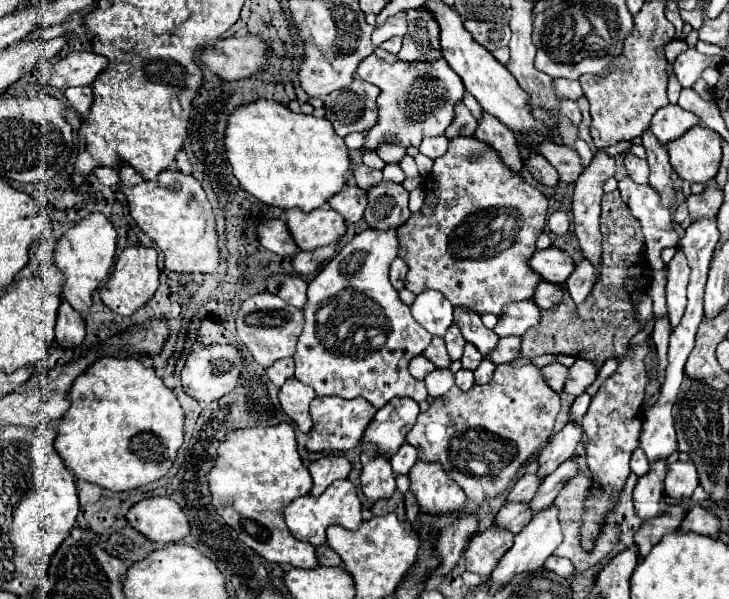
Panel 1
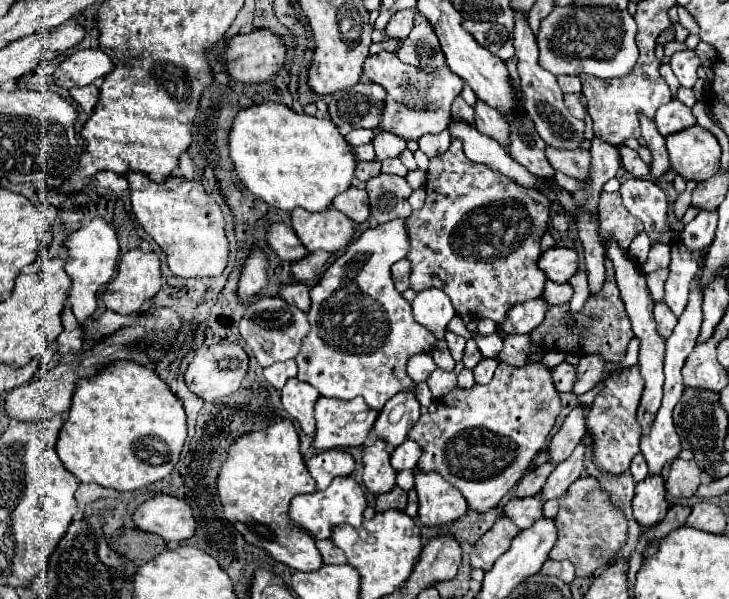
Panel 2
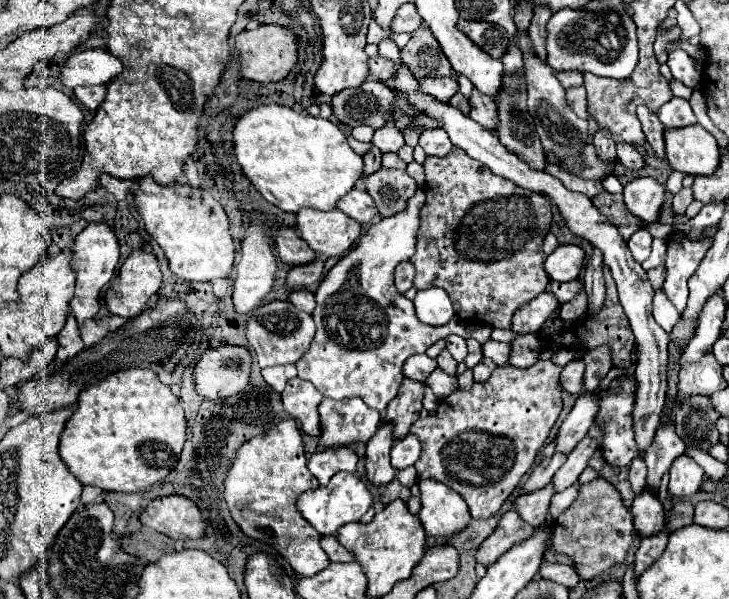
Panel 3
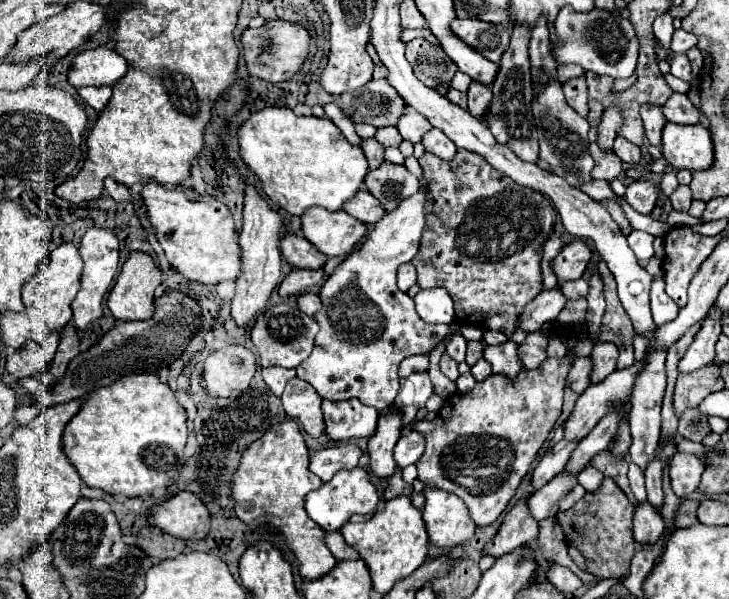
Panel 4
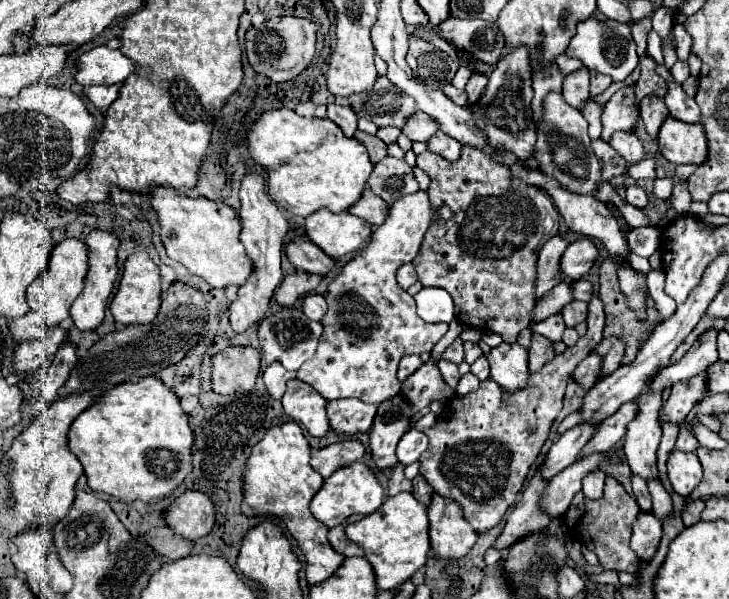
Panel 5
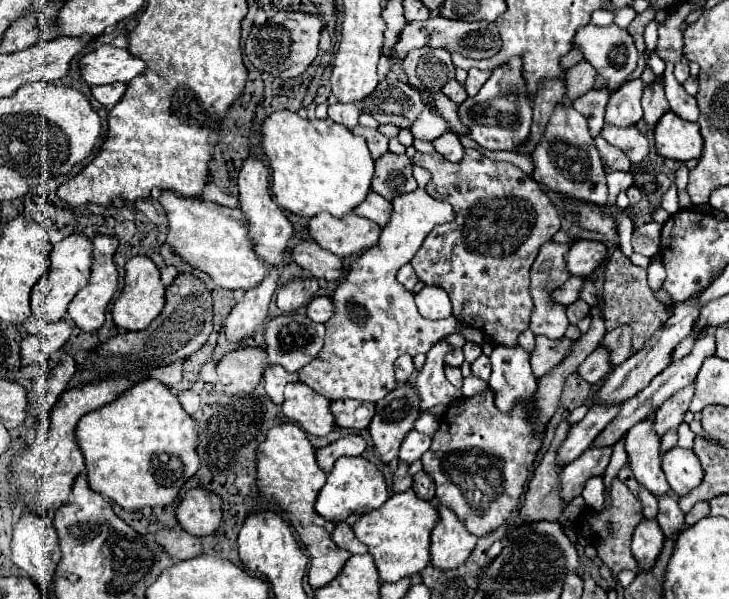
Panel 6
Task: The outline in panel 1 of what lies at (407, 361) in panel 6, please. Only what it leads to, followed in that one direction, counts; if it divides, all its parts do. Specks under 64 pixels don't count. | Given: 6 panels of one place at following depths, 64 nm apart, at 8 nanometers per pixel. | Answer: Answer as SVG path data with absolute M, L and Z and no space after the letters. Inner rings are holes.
M416 356L412 362L410 362L410 374L416 378L416 380L424 380L436 366L426 360L424 356Z

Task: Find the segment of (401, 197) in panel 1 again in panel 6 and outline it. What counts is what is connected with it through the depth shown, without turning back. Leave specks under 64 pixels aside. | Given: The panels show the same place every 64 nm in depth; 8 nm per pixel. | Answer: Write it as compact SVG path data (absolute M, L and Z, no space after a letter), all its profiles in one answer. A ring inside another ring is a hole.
M386 152L376 160L376 172L372 178L372 190L386 200L394 200L400 194L416 190L418 184L412 178L412 160L402 154Z

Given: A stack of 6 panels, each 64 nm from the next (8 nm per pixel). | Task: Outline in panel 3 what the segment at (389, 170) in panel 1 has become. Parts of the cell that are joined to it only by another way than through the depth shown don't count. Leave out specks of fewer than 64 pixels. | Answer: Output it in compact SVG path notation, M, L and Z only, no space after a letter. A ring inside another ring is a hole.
M384 154L382 166L392 168L392 170L406 170L406 162L398 154Z

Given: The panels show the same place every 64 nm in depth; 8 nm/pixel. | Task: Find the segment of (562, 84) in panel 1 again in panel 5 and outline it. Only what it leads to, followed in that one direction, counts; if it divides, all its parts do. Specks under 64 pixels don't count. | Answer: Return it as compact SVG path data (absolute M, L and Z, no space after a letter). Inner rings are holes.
M564 54L556 56L556 64L558 64L558 68L560 68L560 74L562 74L562 76L568 76L570 72L576 72L576 70L580 70L580 68L582 68L580 60L576 60L576 58L568 58L568 56L564 56Z

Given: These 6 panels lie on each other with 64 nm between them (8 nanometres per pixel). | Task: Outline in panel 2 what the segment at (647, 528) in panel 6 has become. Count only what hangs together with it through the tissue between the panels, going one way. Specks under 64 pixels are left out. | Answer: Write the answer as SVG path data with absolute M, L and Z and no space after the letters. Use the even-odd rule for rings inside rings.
M646 476L640 484L636 484L632 508L634 508L634 518L640 526L648 528L652 524L658 524L666 516L668 502L664 496L666 490L662 476Z

